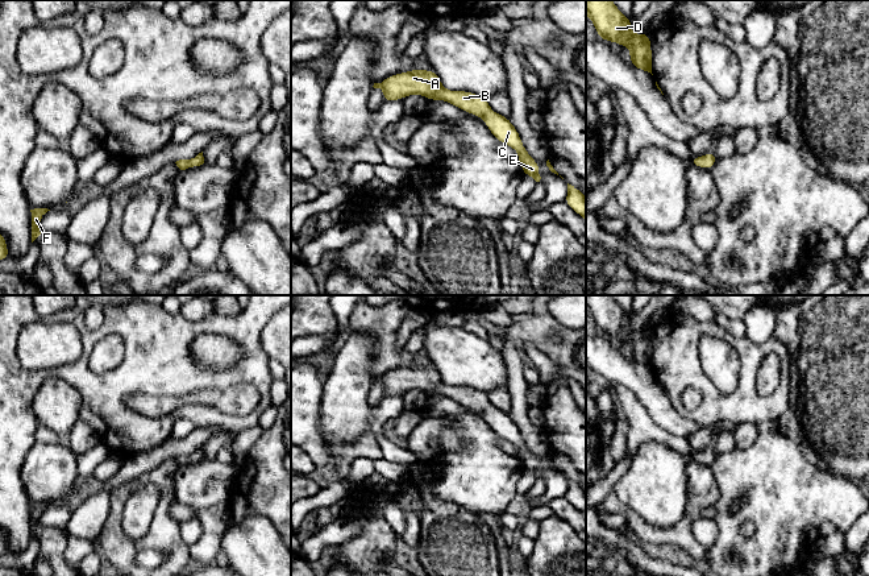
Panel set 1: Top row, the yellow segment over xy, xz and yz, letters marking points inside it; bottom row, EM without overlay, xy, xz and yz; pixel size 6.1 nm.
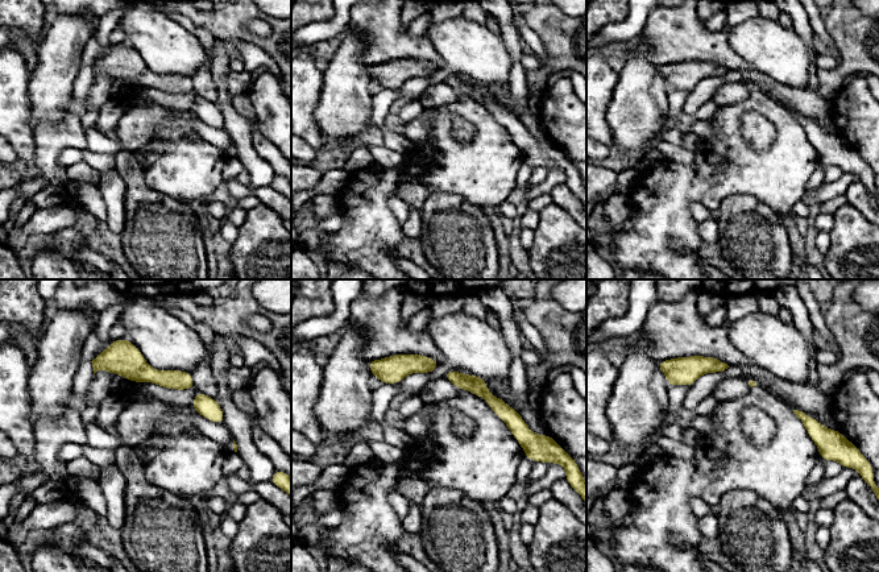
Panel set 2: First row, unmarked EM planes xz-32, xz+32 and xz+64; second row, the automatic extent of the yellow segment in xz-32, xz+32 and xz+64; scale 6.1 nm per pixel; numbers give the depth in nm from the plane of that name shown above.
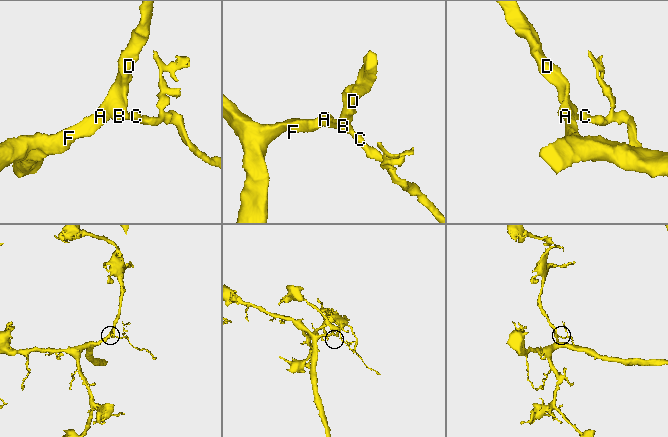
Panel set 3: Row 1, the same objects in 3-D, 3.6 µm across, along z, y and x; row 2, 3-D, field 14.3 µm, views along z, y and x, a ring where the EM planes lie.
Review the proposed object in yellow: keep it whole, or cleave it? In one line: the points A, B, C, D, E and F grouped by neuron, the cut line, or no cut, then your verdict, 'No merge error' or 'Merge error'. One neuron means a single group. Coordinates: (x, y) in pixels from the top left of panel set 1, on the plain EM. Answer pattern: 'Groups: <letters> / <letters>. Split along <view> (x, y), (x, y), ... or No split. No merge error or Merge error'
Groups: A B C D E F. No split. No merge error

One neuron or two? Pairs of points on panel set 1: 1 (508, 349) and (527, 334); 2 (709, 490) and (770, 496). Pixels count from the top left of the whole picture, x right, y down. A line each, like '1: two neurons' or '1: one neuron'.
1: two neurons
2: two neurons

